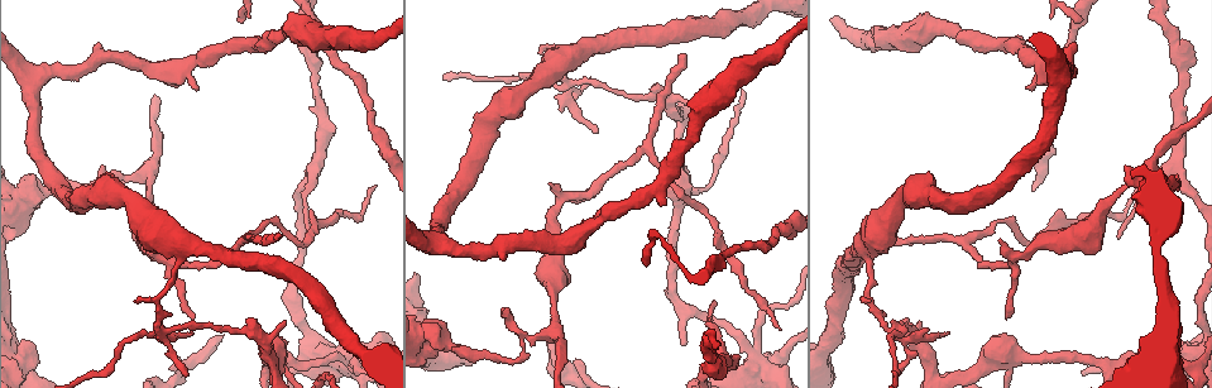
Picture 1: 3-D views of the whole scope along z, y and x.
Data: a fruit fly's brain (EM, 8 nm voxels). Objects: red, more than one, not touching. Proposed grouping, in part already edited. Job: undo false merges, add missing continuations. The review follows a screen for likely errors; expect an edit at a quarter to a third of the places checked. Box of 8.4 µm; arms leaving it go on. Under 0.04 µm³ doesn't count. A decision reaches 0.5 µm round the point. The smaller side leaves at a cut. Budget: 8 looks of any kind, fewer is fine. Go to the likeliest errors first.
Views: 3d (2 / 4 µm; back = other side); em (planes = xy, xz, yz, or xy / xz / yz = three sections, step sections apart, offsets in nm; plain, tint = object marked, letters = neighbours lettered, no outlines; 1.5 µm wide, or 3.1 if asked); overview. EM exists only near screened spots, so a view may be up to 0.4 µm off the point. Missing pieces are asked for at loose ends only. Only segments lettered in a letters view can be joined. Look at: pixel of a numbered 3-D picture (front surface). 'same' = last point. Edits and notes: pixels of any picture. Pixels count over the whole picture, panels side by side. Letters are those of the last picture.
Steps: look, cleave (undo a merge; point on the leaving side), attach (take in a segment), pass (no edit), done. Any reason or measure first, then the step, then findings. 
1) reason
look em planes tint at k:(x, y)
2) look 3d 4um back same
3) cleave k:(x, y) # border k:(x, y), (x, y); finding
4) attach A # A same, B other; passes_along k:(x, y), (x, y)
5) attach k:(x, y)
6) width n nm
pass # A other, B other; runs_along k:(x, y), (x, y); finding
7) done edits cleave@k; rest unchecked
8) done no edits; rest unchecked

look 3d 2um at 1:(567, 79)

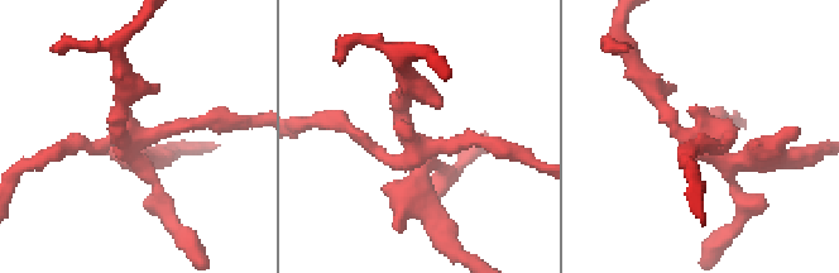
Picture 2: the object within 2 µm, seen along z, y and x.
look em 3.1um planes letters at 2:(124, 134)

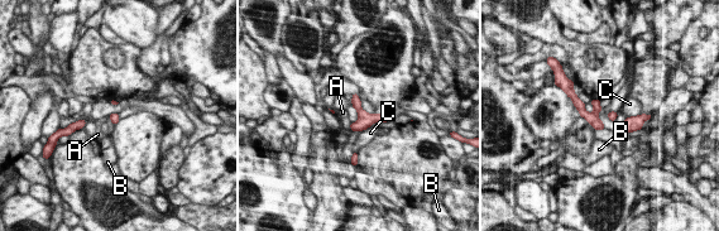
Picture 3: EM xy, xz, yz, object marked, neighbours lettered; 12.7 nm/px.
width 120 nm
cleave 3:(595, 104) # A other, B other, C other; a second neuron is stuck on

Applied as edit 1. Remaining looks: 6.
see it whole again
look overview

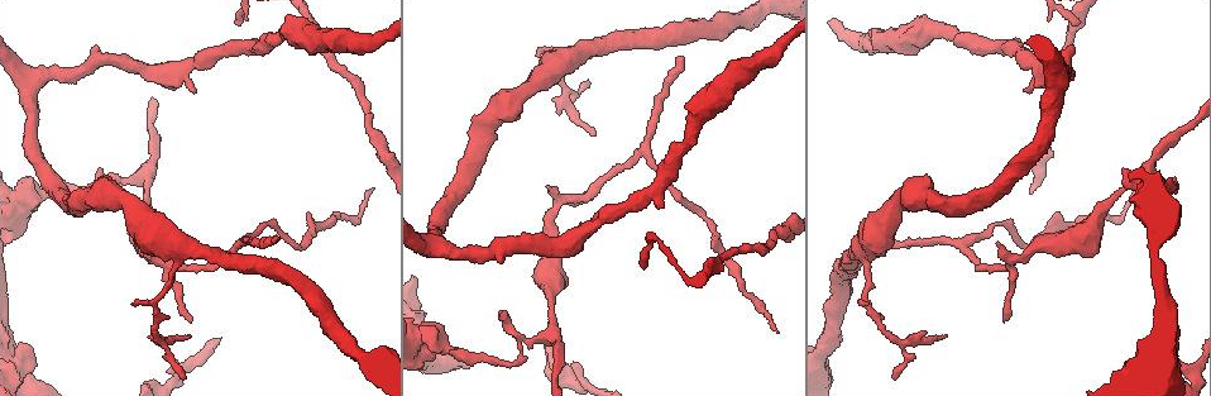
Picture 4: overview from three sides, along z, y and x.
branch stops here
look em yz step 4 plain at 4:(1002, 321)

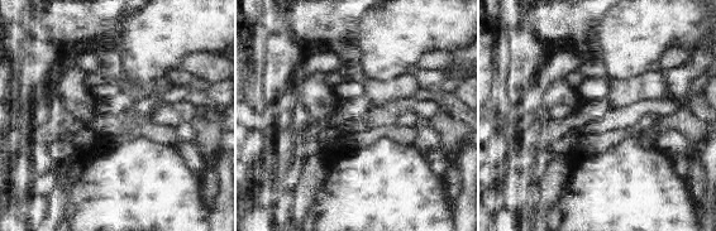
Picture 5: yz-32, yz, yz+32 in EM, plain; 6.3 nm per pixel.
look em yz step 4 letters same

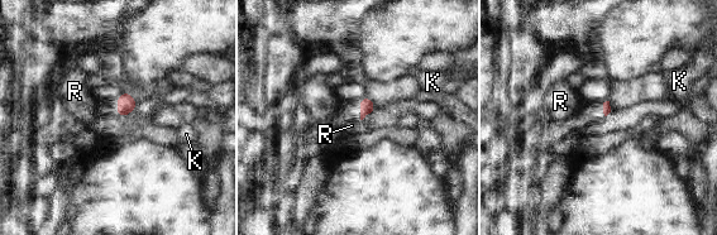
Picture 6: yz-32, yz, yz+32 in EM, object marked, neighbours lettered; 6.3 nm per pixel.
longest_contact R 150 nm
pass # K other, R other; none of them fits

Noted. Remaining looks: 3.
free end
look 3d 4um at 4:(169, 369)

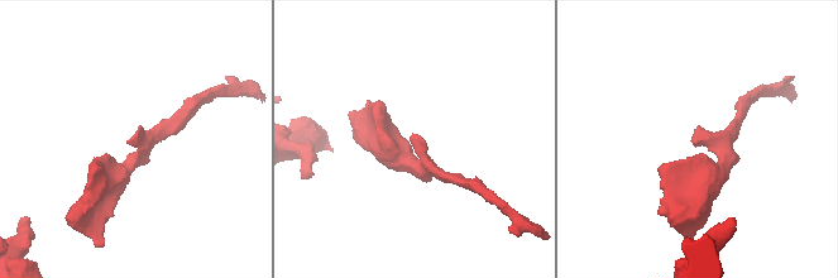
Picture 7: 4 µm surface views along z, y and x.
arm_widths 180, 420 nm
look em planes tint at 7:(696, 139)

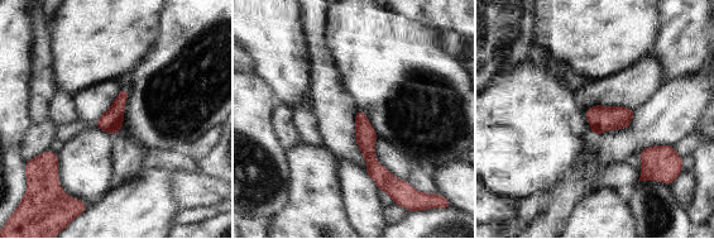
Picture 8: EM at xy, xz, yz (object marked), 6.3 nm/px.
what lies round it
look em planes letters same

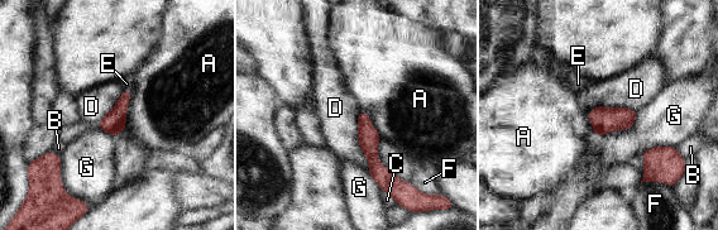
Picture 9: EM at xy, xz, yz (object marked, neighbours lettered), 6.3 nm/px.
longest_contact D 400 nm
attach 9:(127, 84) # A other, B other, C other, D other, E same, F other, G other; passes_along 9:(114, 123), (128, 90), (127, 84); it goes on there

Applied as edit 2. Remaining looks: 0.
done edits cleave@3, attach@9; rest unchecked

